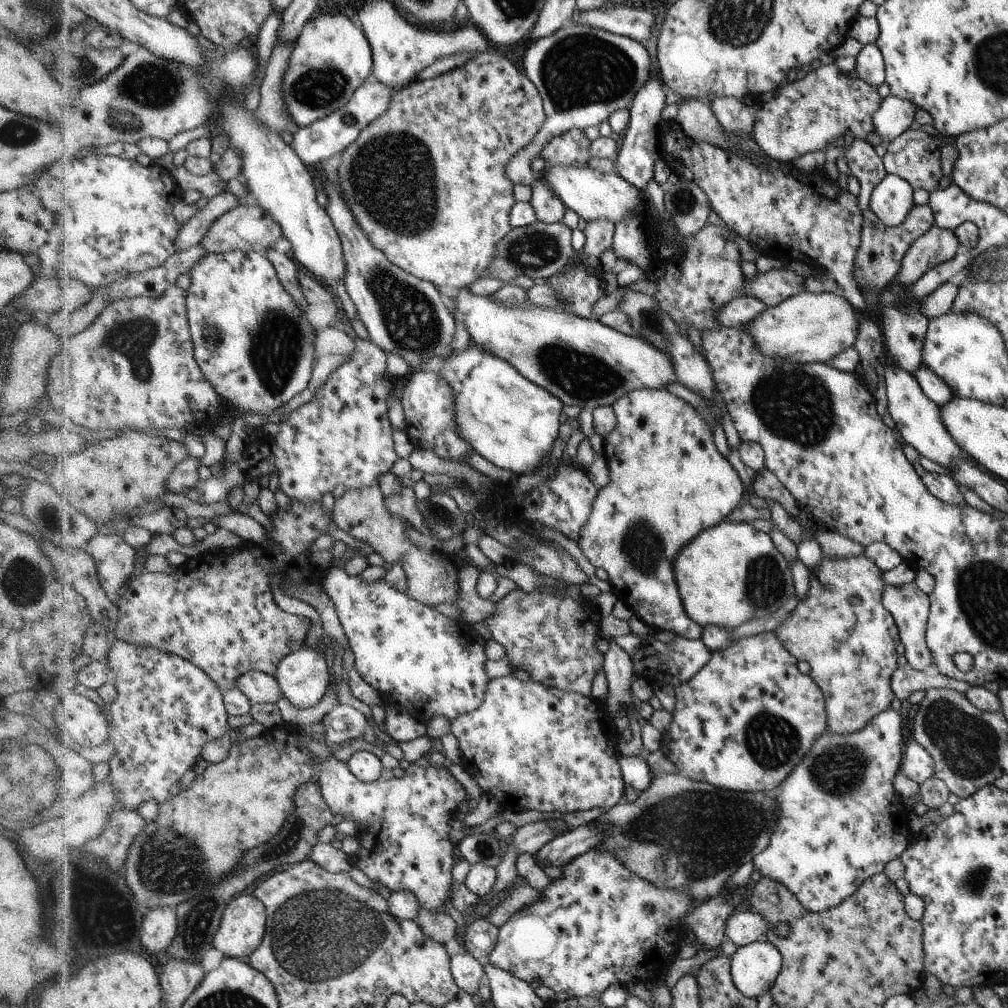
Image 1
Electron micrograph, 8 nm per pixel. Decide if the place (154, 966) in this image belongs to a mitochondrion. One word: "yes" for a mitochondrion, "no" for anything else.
no

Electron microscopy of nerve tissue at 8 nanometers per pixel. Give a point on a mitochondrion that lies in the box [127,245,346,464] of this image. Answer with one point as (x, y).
(275, 344)

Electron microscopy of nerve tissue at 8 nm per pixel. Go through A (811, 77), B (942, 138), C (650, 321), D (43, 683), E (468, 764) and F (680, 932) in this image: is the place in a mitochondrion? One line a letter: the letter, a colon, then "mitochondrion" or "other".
A: other
B: other
C: mitochondrion
D: other
E: other
F: other

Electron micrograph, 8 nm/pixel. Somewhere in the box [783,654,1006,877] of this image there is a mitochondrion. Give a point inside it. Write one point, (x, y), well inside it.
(968, 746)

